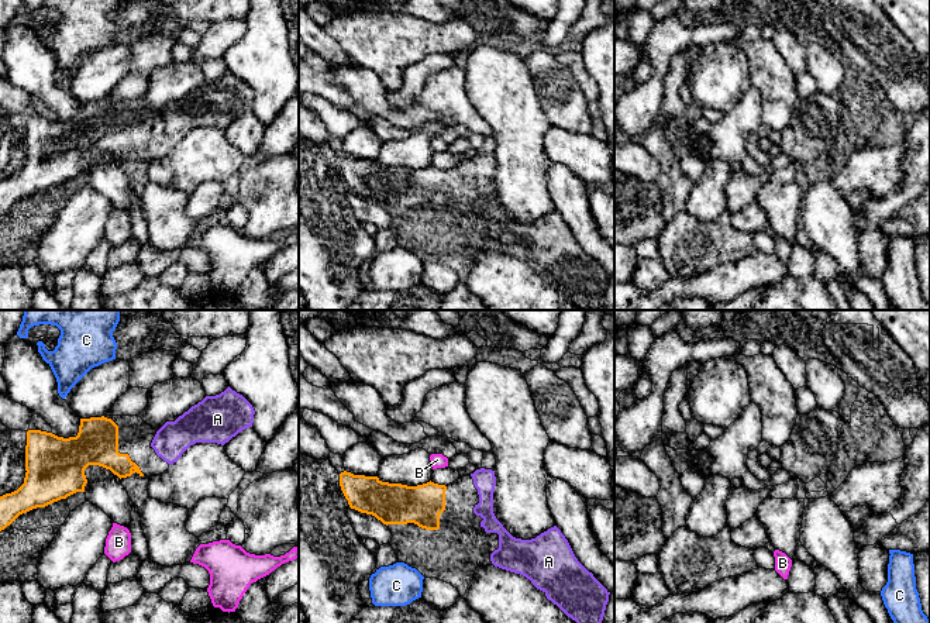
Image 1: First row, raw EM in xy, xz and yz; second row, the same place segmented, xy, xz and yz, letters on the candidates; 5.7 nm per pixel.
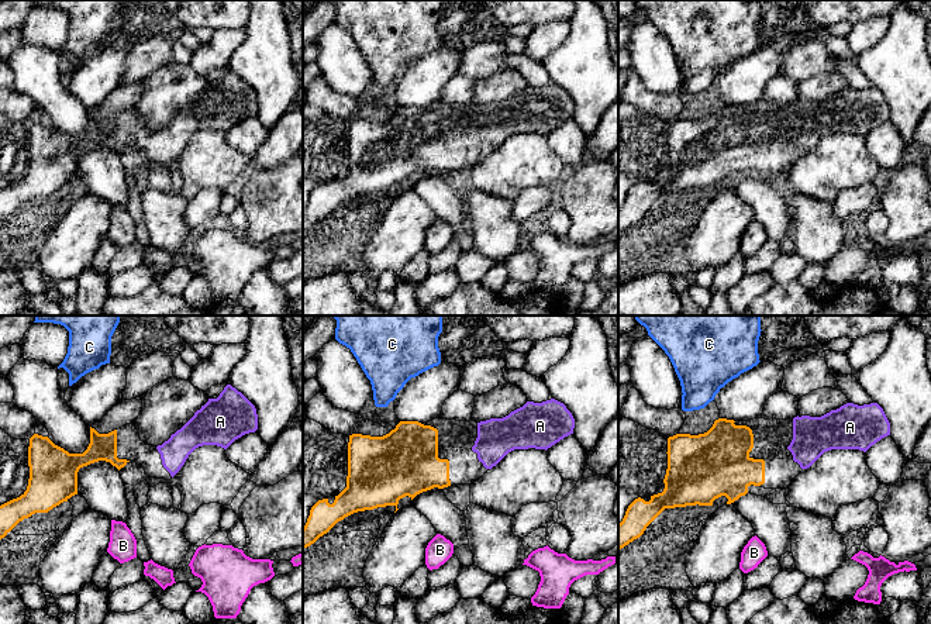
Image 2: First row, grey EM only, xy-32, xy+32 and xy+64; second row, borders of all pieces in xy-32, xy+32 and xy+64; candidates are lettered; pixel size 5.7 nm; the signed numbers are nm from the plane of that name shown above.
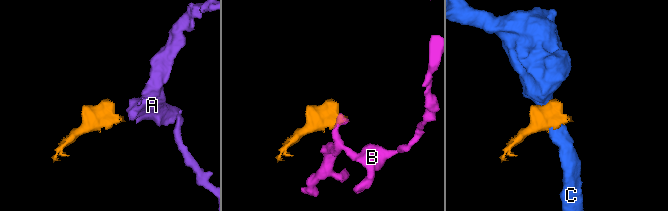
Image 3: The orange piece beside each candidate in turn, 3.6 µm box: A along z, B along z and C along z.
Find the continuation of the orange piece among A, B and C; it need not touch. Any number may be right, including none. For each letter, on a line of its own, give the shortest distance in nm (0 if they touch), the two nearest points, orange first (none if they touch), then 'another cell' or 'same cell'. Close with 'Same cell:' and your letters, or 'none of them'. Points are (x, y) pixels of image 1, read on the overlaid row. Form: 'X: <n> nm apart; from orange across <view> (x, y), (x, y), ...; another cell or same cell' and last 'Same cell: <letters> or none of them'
A: 130 nm apart; from orange across xy (138, 467), (157, 454); same cell
B: 70 nm apart; from orange across xz (430, 481), (433, 468); another cell
C: 150 nm apart; from orange across xy (81, 419), (64, 398); another cell
Same cell: A

